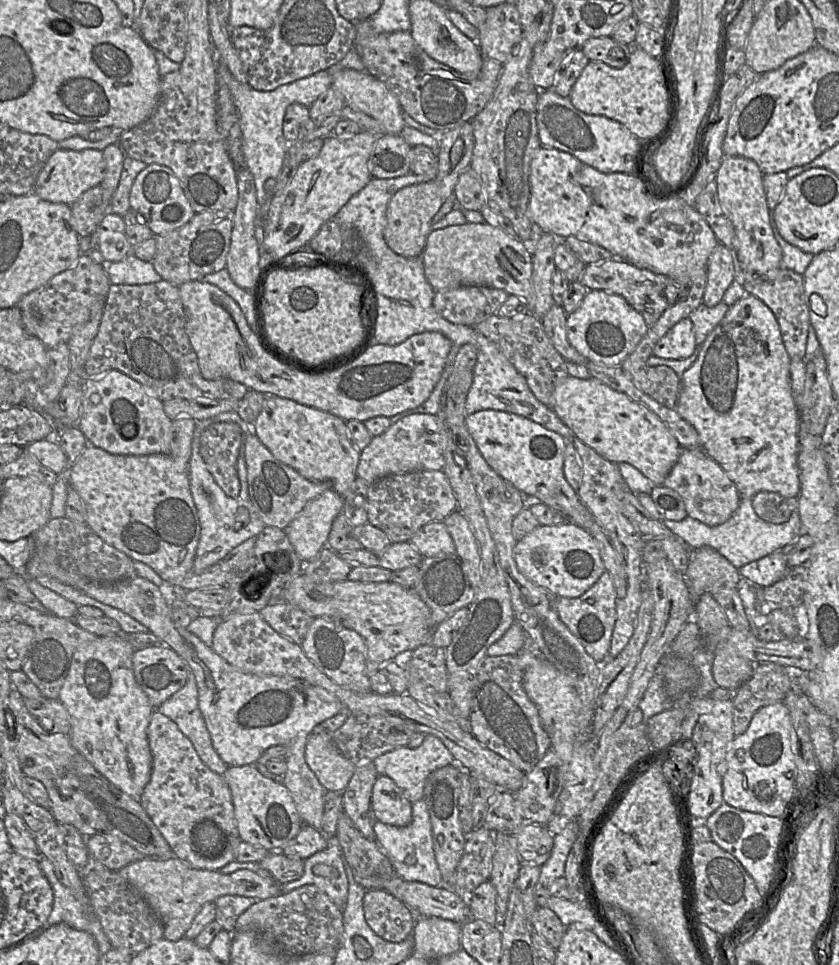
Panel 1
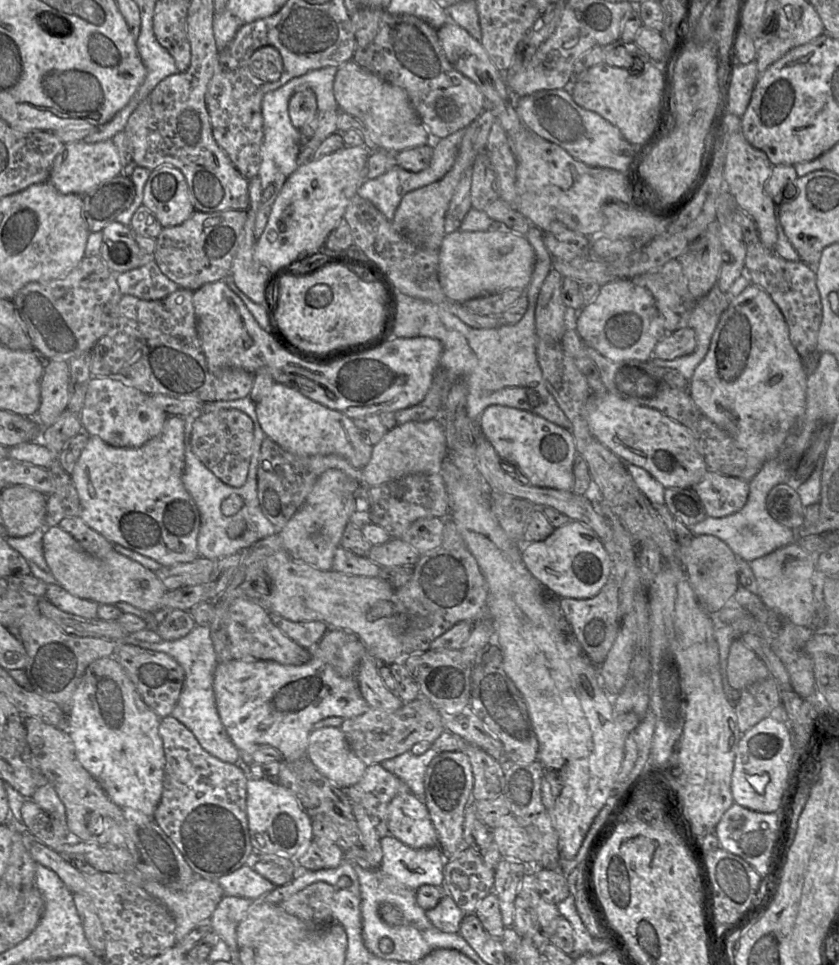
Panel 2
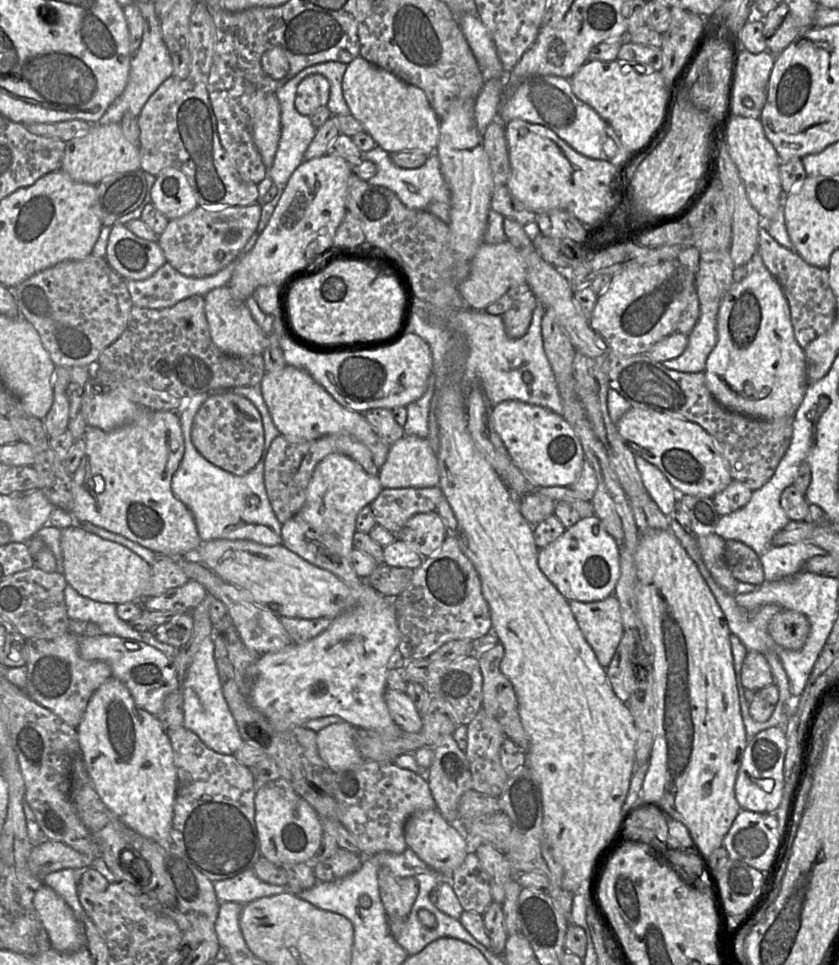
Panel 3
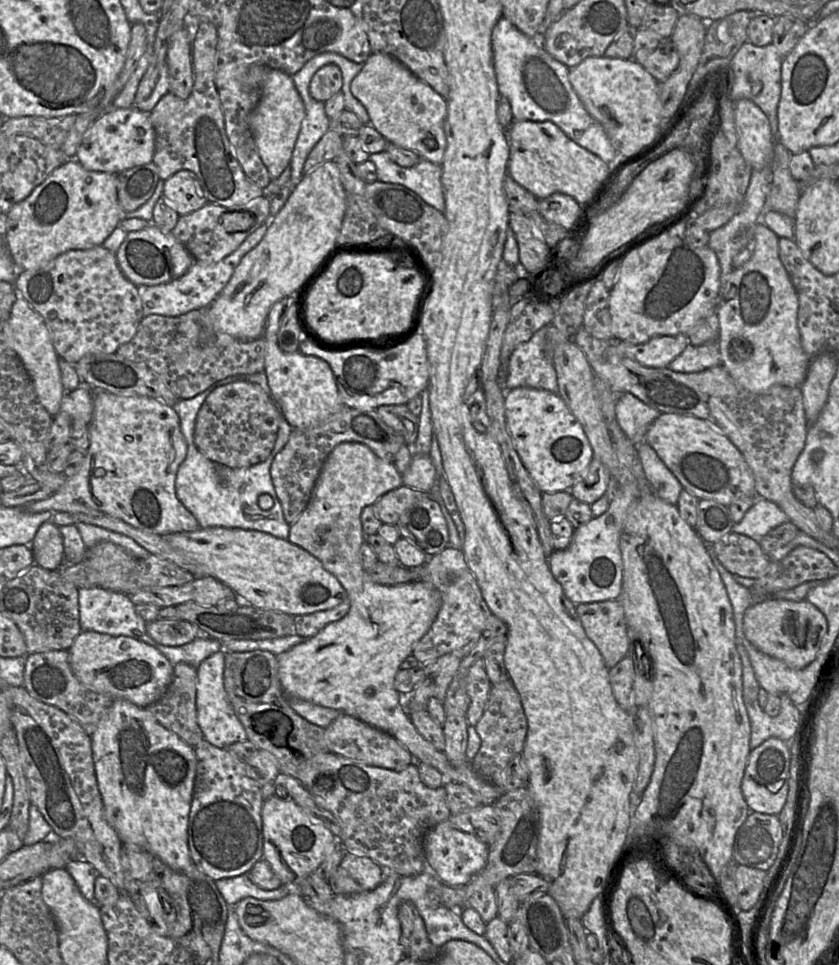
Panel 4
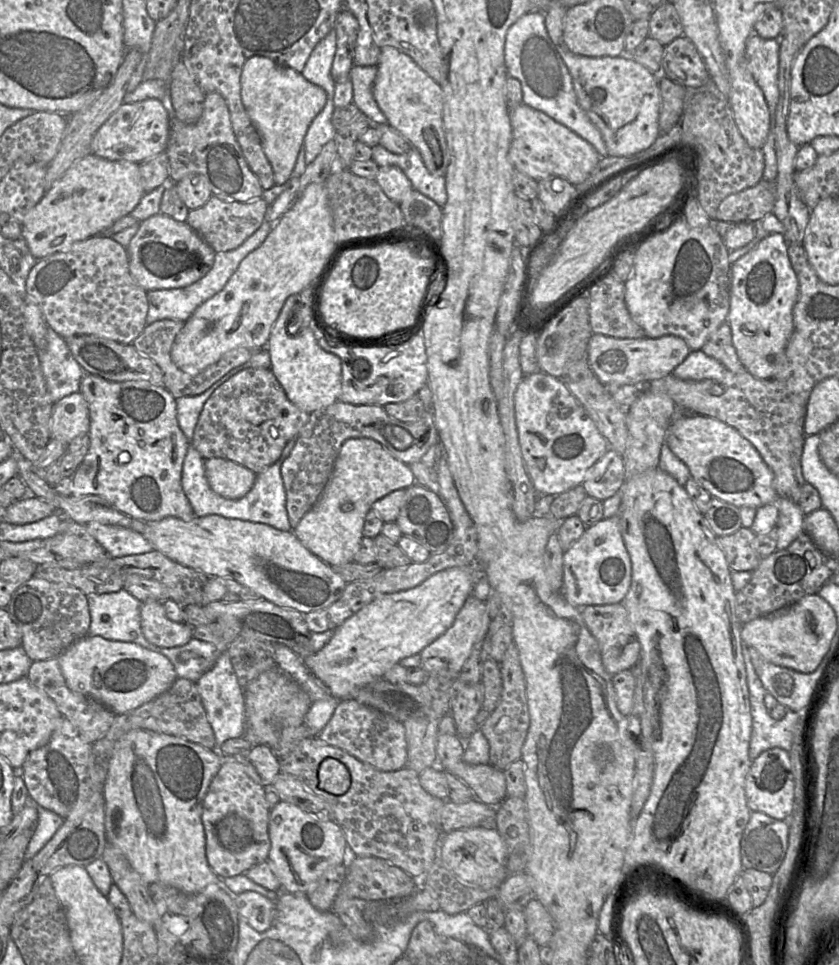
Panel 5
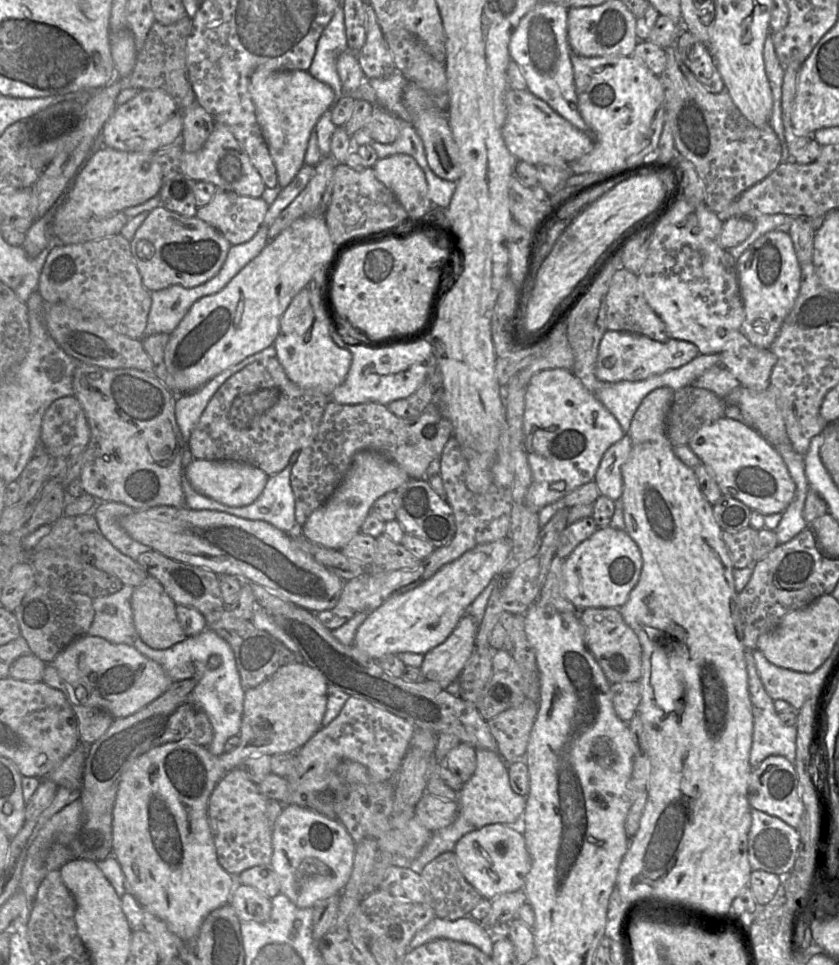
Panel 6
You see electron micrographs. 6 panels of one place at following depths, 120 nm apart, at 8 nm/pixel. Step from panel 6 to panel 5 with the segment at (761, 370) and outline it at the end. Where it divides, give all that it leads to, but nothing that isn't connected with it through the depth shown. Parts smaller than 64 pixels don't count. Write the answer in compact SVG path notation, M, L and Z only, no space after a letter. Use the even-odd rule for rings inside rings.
M728 323L722 324L703 345L702 352L724 365L733 373L747 372L733 345L732 331Z

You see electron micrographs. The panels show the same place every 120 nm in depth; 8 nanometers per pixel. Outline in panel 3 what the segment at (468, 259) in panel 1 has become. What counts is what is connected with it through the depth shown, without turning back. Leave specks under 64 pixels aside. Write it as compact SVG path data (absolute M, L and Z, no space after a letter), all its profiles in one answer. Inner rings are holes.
M509 240L498 244L483 242L472 258L468 276L458 284L457 289L469 307L485 310L511 286L524 282L526 282L526 262Z

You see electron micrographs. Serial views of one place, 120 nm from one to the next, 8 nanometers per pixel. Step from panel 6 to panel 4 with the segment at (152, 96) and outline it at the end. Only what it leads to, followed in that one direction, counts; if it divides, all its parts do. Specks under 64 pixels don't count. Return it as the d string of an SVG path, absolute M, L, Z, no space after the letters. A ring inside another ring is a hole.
M136 107L109 108L86 130L75 159L89 171L118 174L126 169L152 162L155 131L150 112Z

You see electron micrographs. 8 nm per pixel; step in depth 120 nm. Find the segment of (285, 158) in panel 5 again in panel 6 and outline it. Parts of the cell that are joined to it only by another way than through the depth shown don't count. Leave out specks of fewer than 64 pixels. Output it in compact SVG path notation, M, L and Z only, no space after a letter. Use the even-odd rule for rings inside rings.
M257 67L251 75L249 92L257 123L276 167L278 186L285 188L305 165L311 132L322 114L334 104L334 92L308 71L273 71L265 67Z

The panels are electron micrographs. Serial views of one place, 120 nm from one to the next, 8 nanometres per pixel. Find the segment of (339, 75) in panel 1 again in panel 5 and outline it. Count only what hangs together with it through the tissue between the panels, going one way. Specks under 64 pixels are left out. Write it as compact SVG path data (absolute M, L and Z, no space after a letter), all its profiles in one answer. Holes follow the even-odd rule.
M390 46L381 48L373 96L385 115L387 123L416 148L428 171L445 177L450 155L443 127L443 91L408 55Z

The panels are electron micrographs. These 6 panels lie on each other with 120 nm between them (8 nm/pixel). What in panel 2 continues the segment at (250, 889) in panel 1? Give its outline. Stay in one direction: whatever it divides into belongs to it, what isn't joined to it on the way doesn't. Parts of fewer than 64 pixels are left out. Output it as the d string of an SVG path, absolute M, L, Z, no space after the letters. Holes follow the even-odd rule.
M197 877L186 889L173 890L155 880L147 880L142 889L165 905L175 921L175 940L180 942L191 929L201 921L210 919L220 900L225 897L224 891L215 880Z

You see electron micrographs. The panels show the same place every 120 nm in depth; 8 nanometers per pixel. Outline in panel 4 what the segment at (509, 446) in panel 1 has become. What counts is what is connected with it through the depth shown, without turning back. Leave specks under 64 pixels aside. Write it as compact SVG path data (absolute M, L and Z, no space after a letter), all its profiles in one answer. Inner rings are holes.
M531 387L506 390L505 419L514 448L542 493L569 491L593 459L582 425L558 393Z

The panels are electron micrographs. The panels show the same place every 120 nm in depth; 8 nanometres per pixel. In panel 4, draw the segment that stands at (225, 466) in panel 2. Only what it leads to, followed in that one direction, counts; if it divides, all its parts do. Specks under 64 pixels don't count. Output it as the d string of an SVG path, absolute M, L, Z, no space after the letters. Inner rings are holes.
M238 380L215 388L202 403L195 421L195 446L209 460L231 468L249 467L271 454L282 413L271 395L255 383Z

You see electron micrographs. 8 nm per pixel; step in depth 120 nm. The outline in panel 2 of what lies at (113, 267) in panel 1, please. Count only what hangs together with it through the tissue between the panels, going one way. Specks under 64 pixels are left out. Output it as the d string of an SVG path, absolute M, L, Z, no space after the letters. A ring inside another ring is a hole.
M154 260L137 268L115 274L122 294L132 295L141 300L160 300L180 288L161 272Z

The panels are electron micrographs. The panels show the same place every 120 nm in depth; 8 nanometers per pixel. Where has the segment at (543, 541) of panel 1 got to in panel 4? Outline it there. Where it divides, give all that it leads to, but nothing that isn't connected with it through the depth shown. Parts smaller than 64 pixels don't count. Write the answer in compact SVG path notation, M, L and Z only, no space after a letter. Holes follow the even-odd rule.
M611 477L603 496L611 500L608 509L576 528L566 548L554 550L548 556L552 575L561 585L565 596L574 604L619 599L621 594L623 561L620 536L628 512L640 498L640 491L636 482L620 485Z

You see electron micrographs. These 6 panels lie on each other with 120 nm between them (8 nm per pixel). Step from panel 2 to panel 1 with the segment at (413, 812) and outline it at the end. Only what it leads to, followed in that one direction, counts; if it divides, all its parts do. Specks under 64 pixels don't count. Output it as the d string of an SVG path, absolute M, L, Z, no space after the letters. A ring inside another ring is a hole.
M378 775L372 788L371 809L376 821L392 826L407 826L412 819L410 802L388 776Z

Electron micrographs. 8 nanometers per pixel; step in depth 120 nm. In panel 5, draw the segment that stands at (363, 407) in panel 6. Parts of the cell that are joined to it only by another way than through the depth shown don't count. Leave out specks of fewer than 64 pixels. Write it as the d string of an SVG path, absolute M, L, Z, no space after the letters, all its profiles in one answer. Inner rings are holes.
M336 401L335 403L310 413L308 422L296 437L295 446L281 465L281 476L286 492L286 510L291 529L315 505L326 486L342 444L350 438L370 438L380 443L394 458L411 465L421 461L423 455L435 445L439 445L439 435L435 426L432 409L425 409L422 417L414 422L402 422L390 416L380 405L354 405Z

